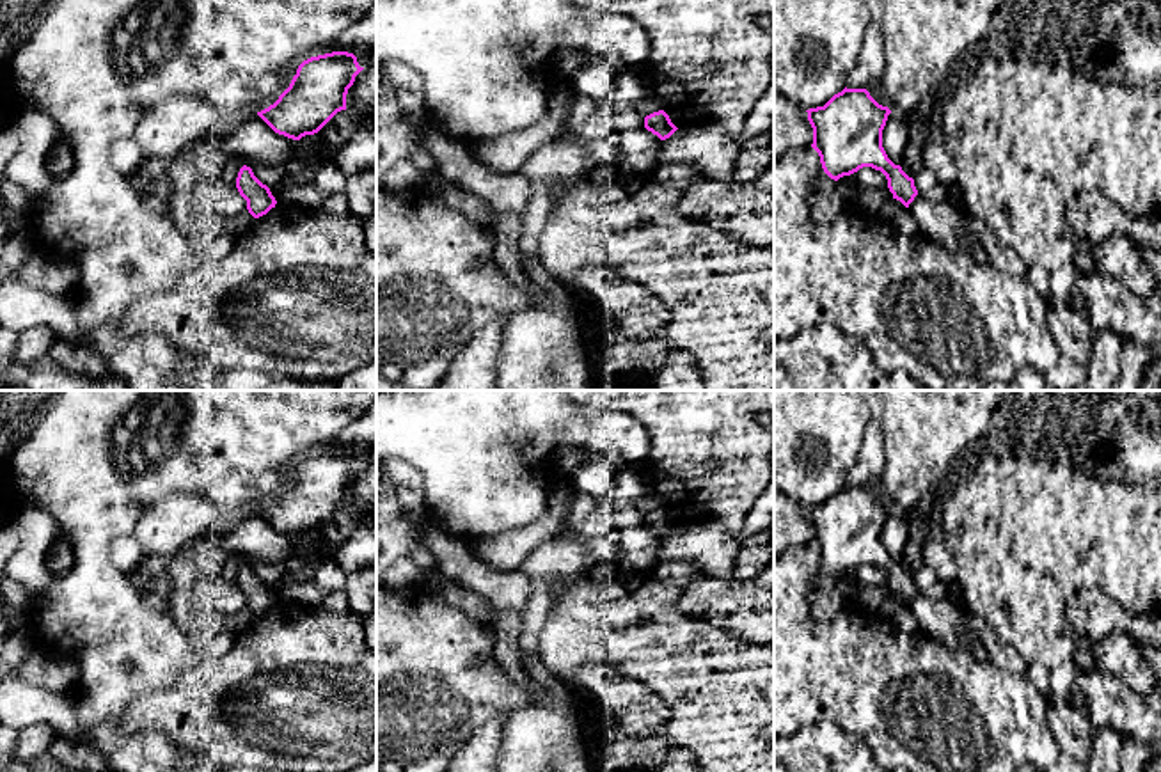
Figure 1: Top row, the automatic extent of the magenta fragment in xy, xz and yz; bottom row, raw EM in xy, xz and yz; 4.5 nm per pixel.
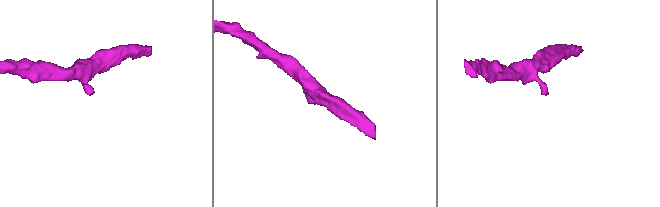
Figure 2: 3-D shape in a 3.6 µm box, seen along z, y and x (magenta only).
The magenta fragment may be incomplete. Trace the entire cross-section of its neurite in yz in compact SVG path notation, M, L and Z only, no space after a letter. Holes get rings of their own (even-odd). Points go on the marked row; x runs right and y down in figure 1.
M845 87L824 106L806 112L813 128L811 147L831 179L872 167L886 176L893 199L909 208L918 195L914 179L882 147L882 130L891 114L888 106L879 105L866 89Z

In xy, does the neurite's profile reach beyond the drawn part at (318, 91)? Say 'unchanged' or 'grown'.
unchanged

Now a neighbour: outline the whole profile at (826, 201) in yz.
M822 170L810 193L810 211L813 220L831 225L843 211L845 204L847 197L838 190L838 183Z

